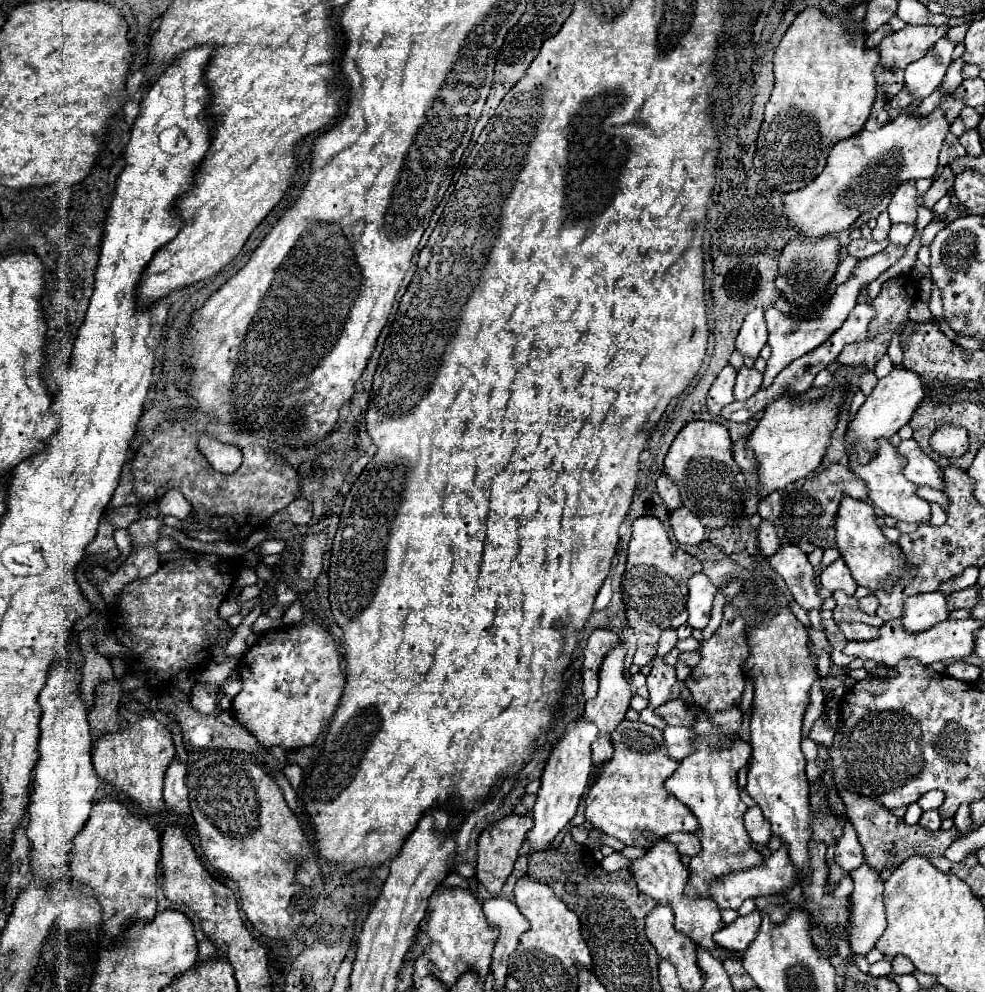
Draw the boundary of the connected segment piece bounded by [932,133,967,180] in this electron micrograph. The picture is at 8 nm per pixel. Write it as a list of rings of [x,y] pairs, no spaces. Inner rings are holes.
[[[948,133],[943,143],[942,149],[939,154],[939,165],[932,180],[935,180],[942,172],[943,167],[948,165],[951,160],[959,157],[963,157],[967,154],[965,148],[960,145],[958,137],[952,133]]]

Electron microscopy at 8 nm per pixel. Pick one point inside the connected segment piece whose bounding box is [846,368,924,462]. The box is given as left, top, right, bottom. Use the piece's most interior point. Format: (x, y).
(890, 406)

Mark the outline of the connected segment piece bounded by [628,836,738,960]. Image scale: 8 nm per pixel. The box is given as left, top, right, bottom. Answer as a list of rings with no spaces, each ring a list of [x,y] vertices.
[[[648,836],[648,842],[650,842],[650,846],[648,846],[646,854],[642,858],[632,860],[630,866],[628,866],[634,880],[636,880],[636,884],[638,884],[638,890],[652,896],[660,904],[668,904],[674,910],[674,916],[676,916],[676,922],[674,922],[676,930],[682,930],[696,944],[710,948],[716,954],[716,958],[724,960],[728,956],[738,956],[738,954],[720,950],[712,940],[712,934],[724,926],[722,918],[720,918],[720,908],[710,898],[688,896],[684,892],[684,886],[688,882],[688,868],[680,862],[676,846],[672,846],[670,842],[666,842],[662,838],[654,838],[654,836]]]

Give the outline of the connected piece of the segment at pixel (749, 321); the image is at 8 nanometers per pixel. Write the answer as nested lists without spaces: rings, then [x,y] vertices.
[[[754,308],[746,314],[744,324],[736,338],[736,348],[744,356],[758,358],[758,352],[766,344],[766,322],[764,322],[764,308]]]

